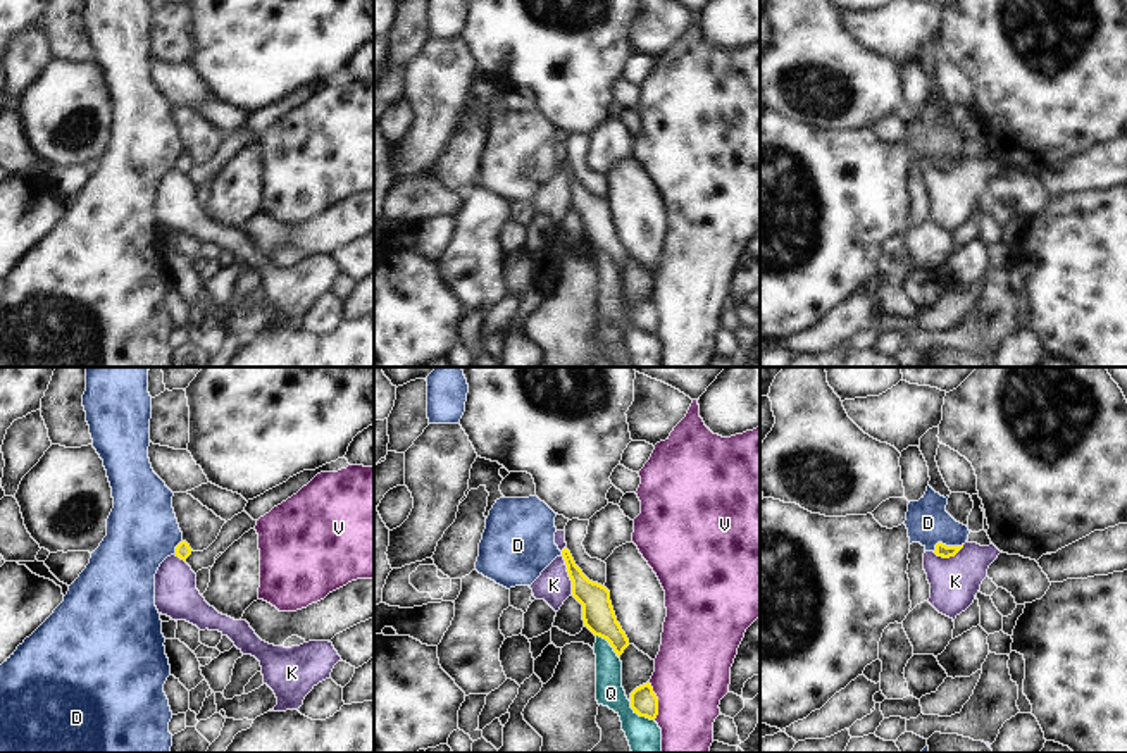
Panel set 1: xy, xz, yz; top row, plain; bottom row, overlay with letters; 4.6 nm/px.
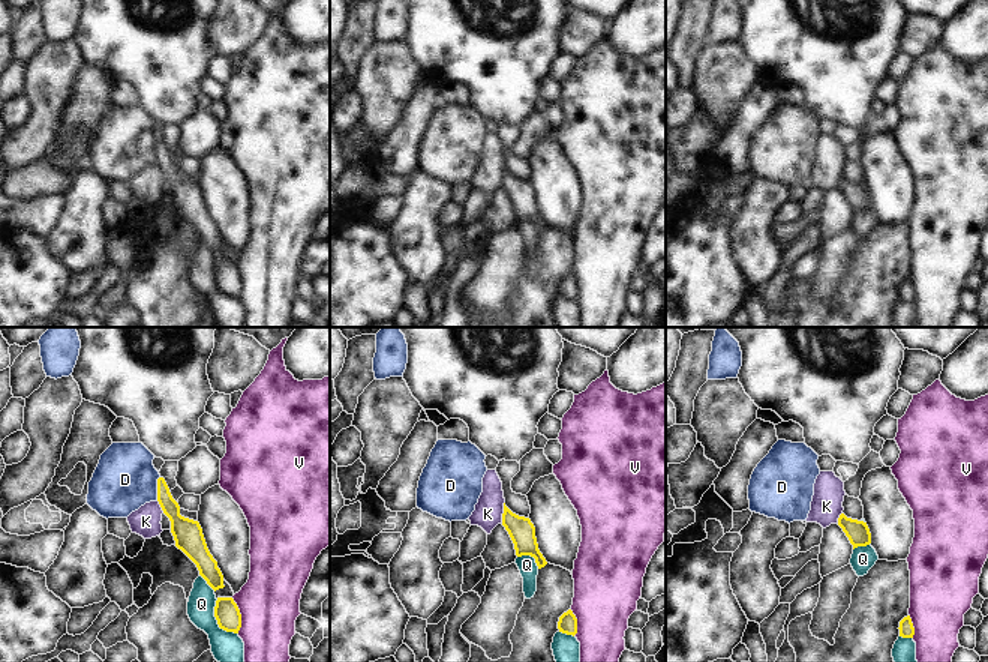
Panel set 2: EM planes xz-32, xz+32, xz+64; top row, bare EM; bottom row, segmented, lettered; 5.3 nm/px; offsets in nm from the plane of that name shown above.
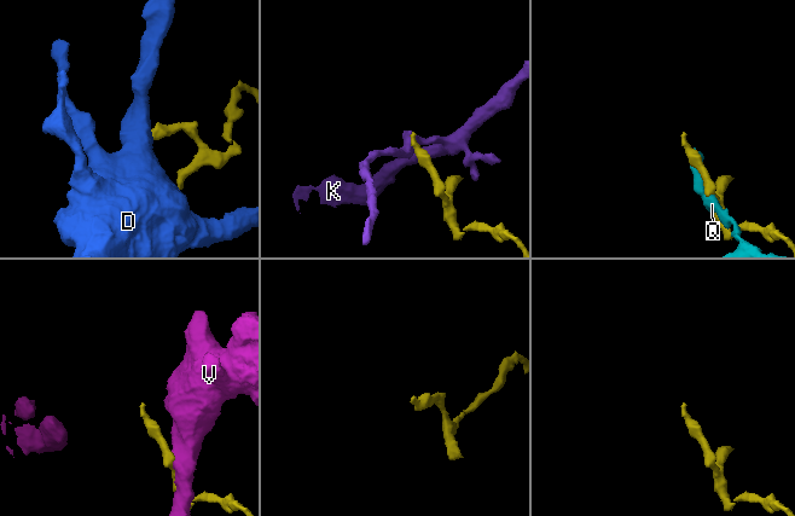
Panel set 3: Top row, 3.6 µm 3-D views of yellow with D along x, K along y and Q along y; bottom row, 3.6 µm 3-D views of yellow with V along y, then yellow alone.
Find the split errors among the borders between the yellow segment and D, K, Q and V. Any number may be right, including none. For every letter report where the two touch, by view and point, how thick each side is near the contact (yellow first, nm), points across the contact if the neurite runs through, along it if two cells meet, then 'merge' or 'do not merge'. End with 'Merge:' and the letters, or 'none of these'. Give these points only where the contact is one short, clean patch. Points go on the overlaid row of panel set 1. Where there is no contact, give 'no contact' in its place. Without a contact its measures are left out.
D: yz (945, 545) | 60/200 nm | along yz (962, 543), (938, 543), (933, 550) | do not merge
K: xz (569, 574) | 150/160 nm | along xz (560, 555), (572, 593) | do not merge
Q: xz (640, 715) | 120/160 nm | do not merge
V: xz (657, 702) | 120/360 nm | do not merge
Merge: none of these

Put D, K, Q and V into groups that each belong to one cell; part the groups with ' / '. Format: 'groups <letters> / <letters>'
groups D / K / Q / V

